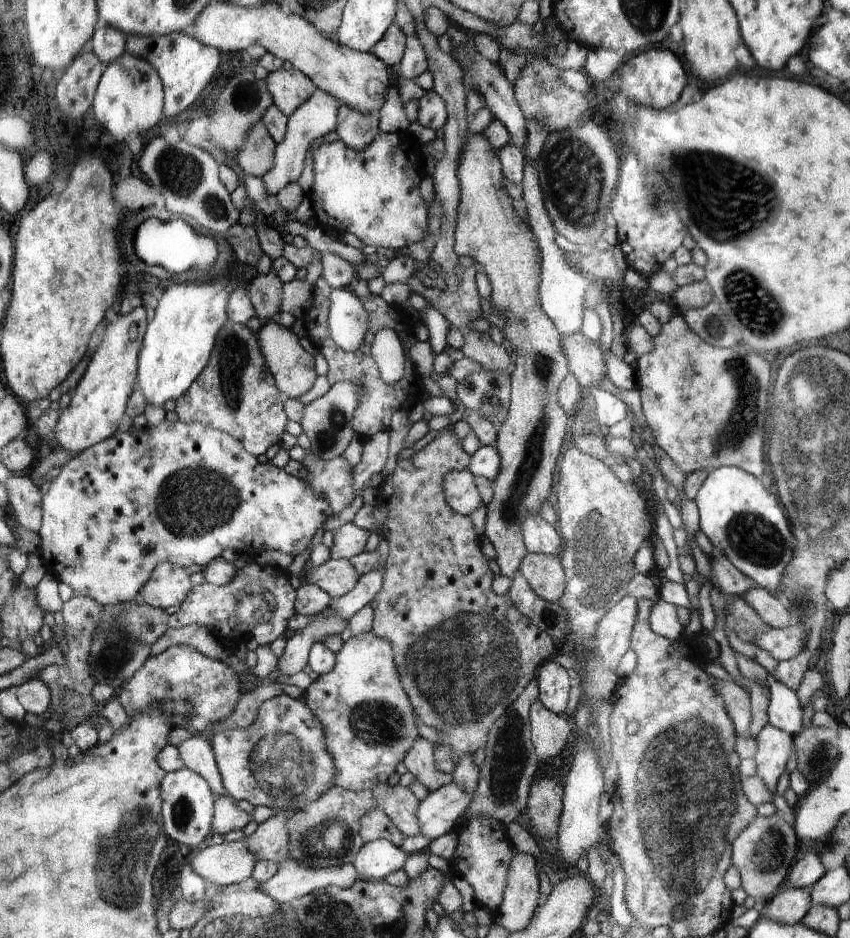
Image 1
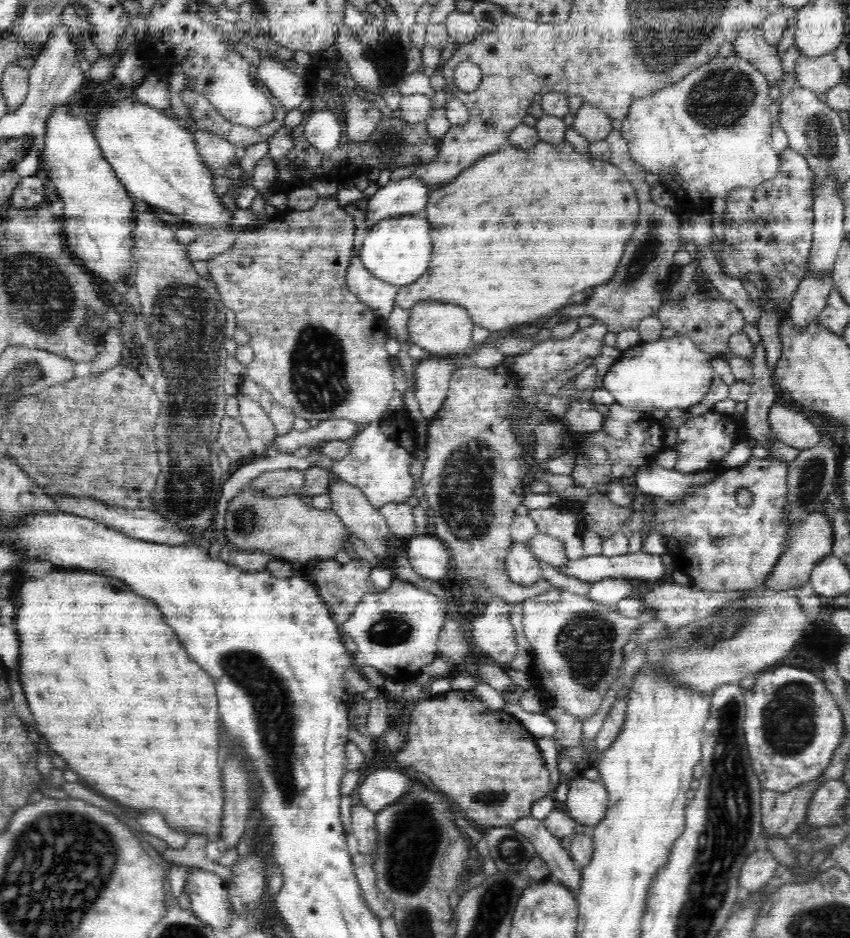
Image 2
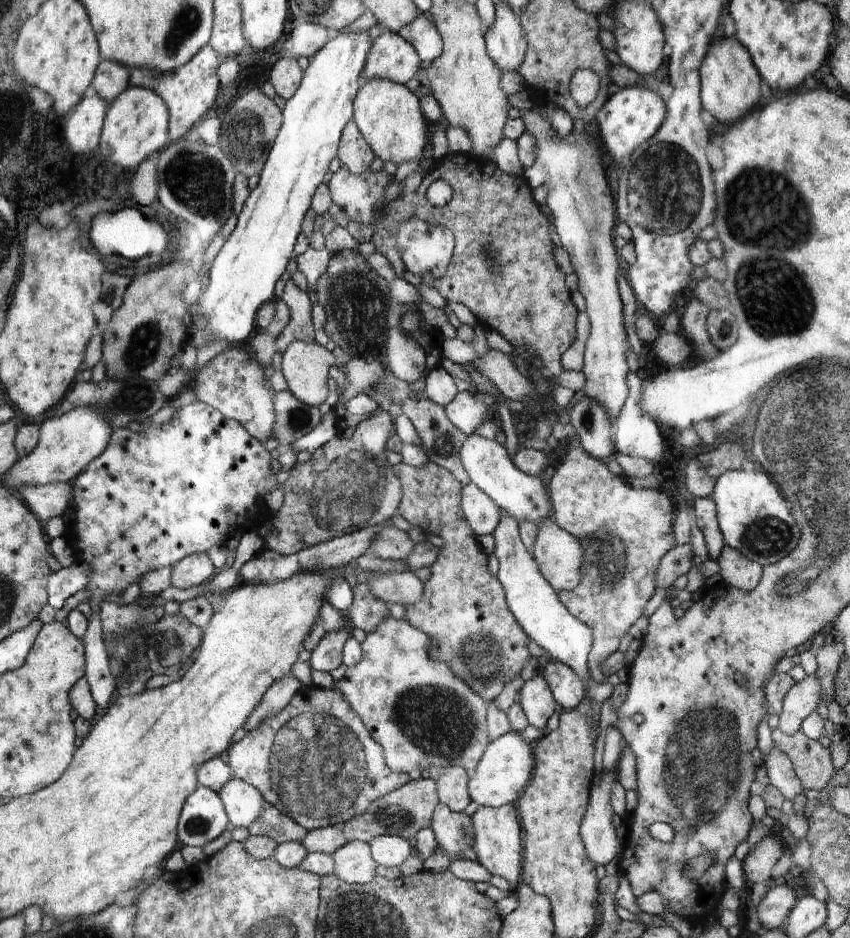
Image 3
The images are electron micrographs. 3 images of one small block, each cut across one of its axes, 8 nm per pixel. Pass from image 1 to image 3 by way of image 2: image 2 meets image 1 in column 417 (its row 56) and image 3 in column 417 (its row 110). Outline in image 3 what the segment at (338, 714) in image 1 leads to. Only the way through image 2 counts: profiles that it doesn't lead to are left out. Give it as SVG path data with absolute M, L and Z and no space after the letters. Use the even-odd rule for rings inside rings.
M389 615L376 630L366 634L366 639L360 643L362 660L347 668L344 676L335 683L335 688L350 704L354 714L358 714L370 738L382 746L384 762L390 770L410 773L432 766L455 765L471 773L489 746L486 730L488 703L476 696L466 682L454 676L444 662L436 662L428 656L428 642L430 638L410 622L396 620Z

